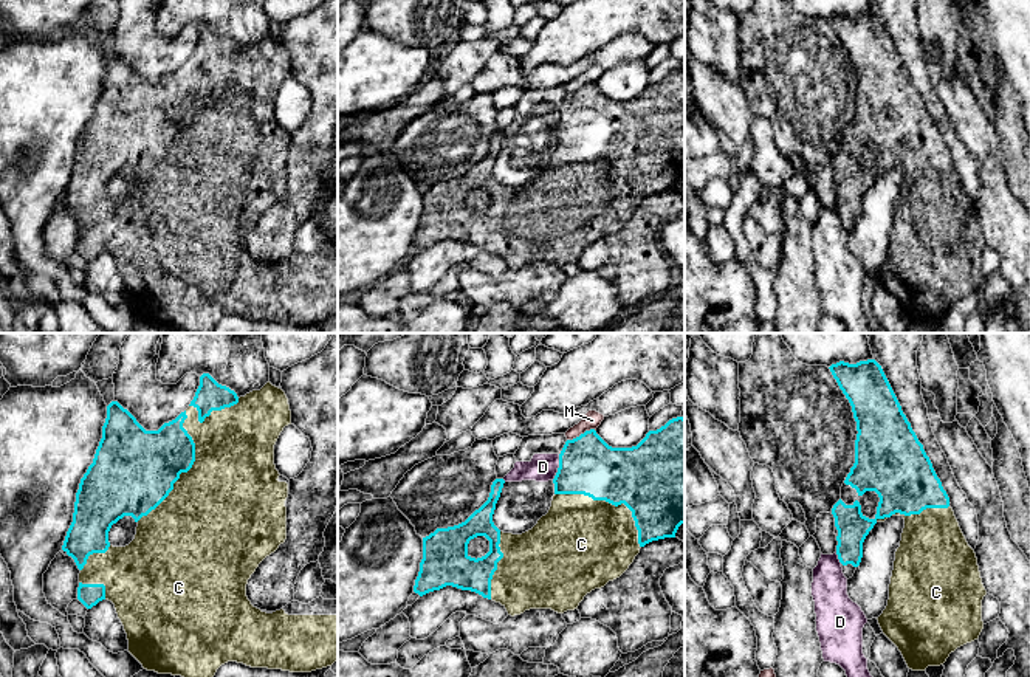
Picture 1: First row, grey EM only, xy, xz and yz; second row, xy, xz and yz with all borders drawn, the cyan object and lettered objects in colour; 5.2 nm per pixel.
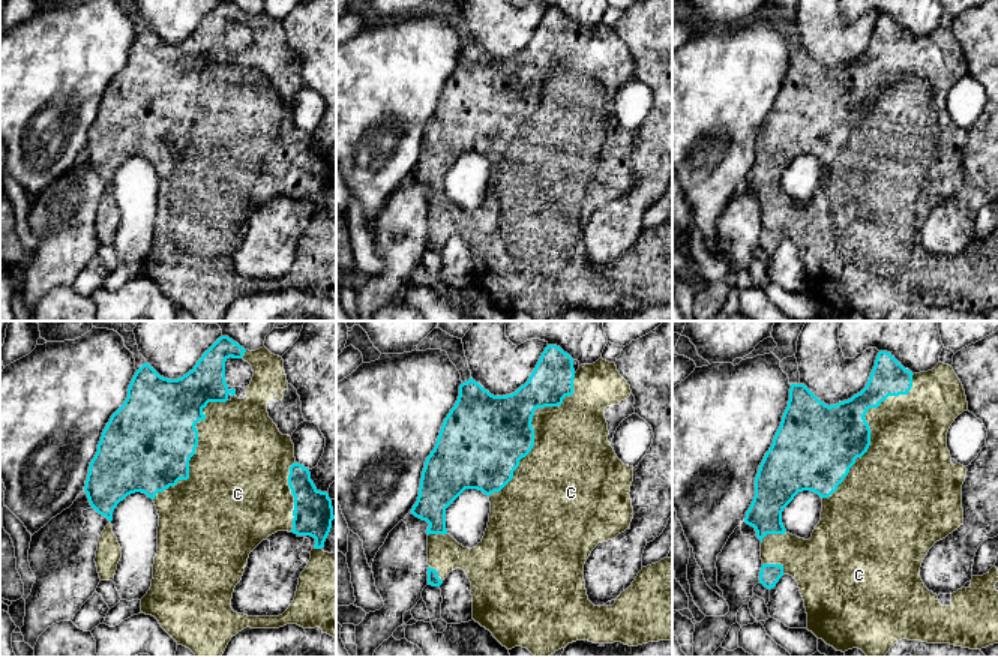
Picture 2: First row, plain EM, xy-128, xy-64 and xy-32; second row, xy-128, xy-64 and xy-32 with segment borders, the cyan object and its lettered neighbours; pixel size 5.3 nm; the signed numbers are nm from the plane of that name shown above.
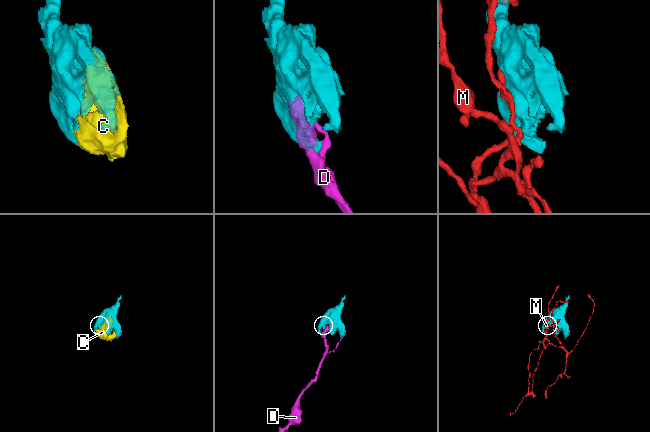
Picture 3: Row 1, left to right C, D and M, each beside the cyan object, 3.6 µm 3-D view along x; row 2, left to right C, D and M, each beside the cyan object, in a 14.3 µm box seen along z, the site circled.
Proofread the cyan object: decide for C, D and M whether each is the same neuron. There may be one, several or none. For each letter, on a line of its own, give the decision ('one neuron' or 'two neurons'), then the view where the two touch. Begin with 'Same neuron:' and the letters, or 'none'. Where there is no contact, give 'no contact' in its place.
Same neuron: C
C: one neuron | xy
D: two neurons | xz
M: two neurons | xz

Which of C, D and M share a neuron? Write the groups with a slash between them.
C / D / M

